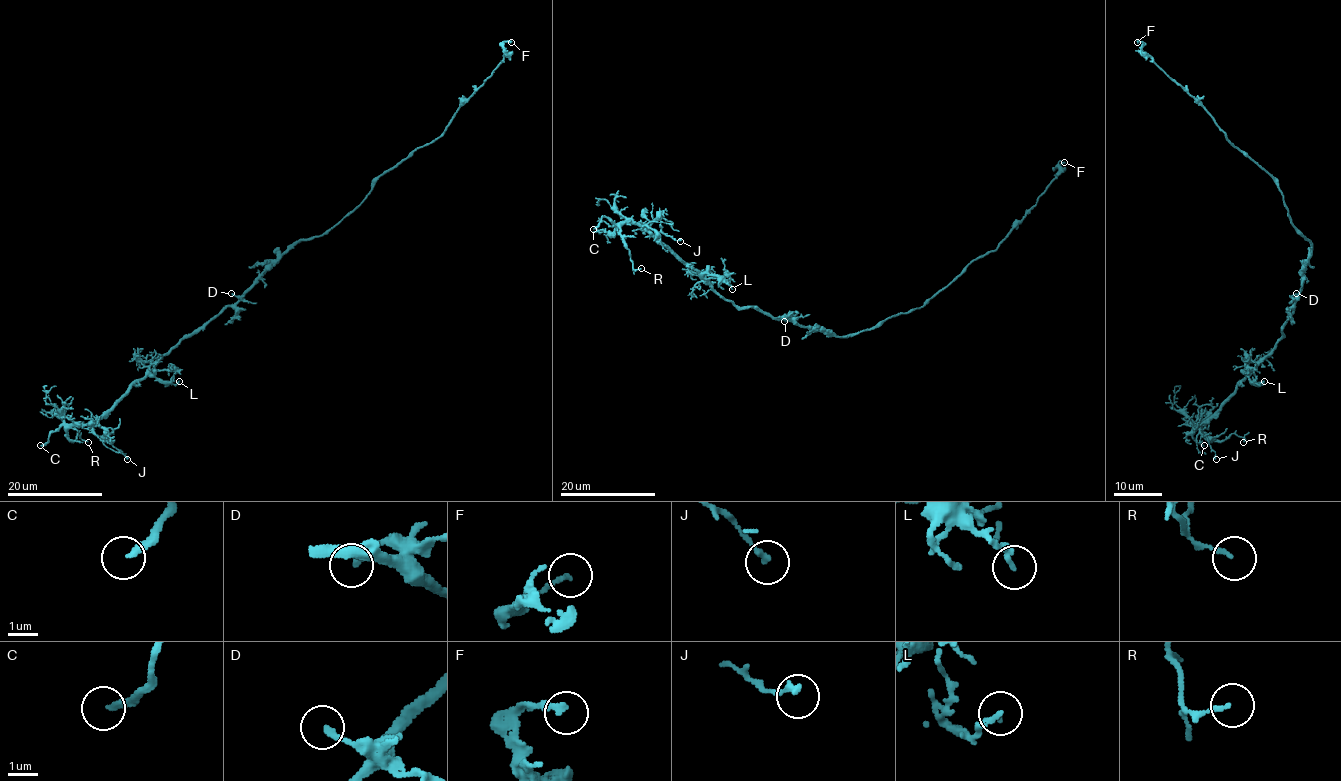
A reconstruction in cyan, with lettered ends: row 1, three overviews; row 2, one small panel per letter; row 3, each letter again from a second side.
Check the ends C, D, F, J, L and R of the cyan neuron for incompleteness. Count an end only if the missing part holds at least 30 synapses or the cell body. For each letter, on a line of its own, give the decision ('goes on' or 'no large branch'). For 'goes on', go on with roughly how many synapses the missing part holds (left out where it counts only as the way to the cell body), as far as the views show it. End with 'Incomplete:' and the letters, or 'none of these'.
C: goes on
D: no large branch
F: no large branch
J: no large branch
L: no large branch
R: no large branch
Incomplete: C

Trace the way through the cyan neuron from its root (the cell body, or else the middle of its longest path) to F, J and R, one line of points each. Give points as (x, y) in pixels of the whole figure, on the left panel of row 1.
F: (286, 252), (338, 224), (381, 175), (419, 146), (435, 140), (505, 57), (503, 45), (511, 42)
J: (286, 252), (235, 303), (225, 305), (185, 335), (93, 425), (96, 435), (107, 438), (127, 459)
R: (286, 252), (235, 303), (185, 335), (108, 409), (68, 430), (71, 441), (77, 433), (88, 442)

